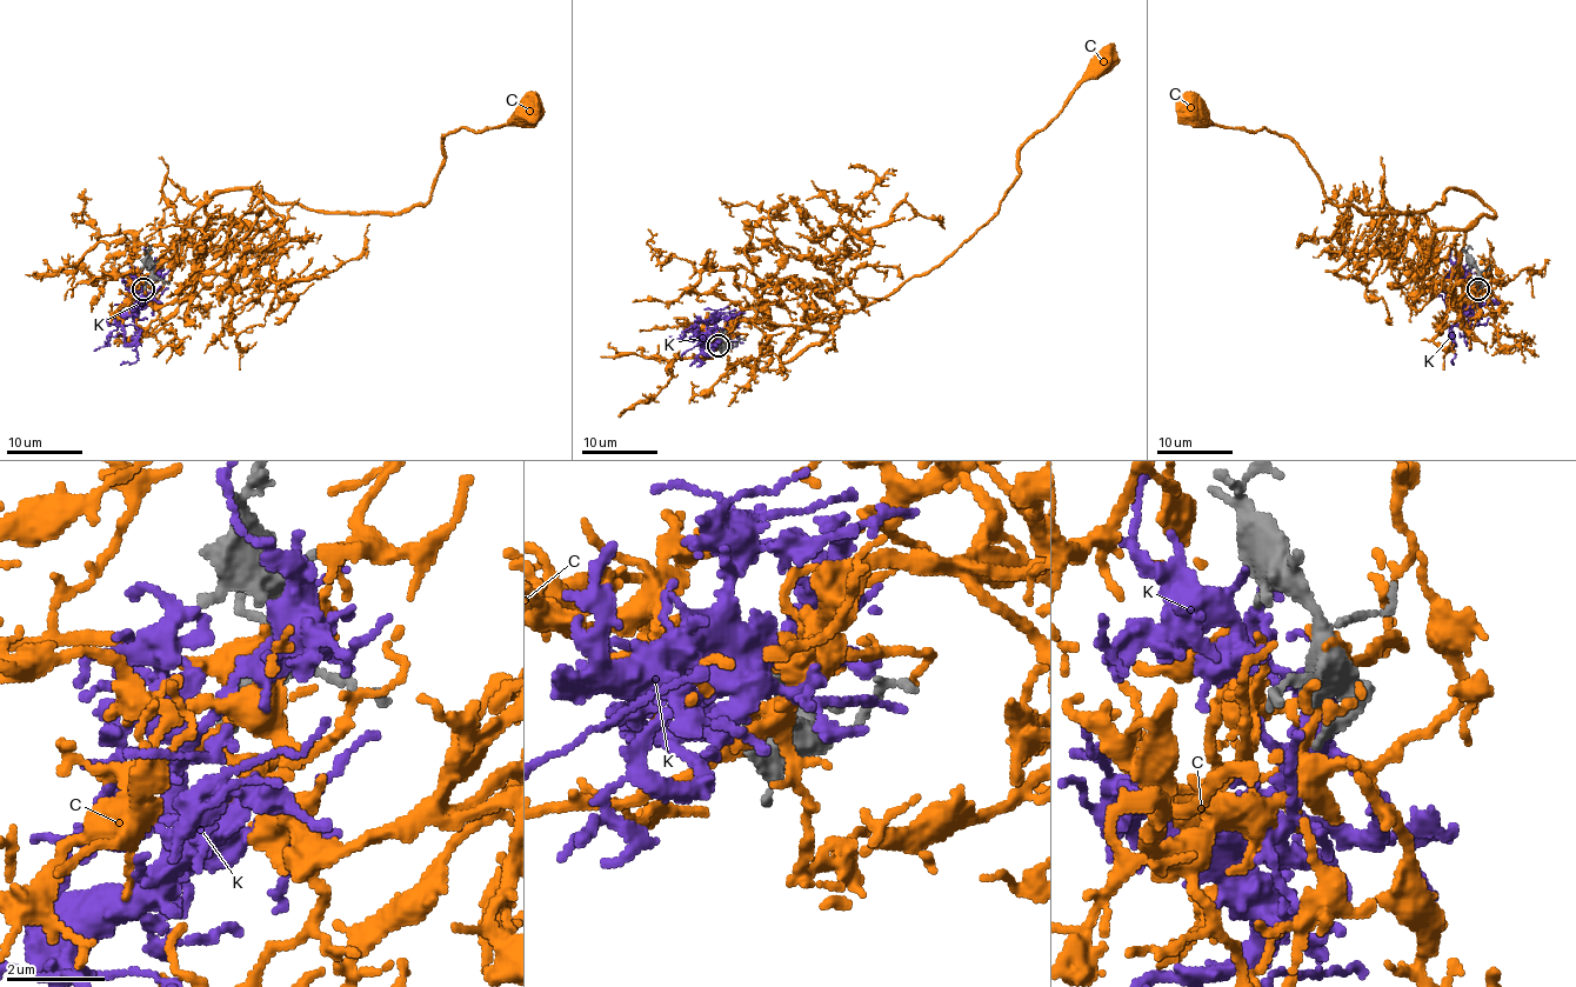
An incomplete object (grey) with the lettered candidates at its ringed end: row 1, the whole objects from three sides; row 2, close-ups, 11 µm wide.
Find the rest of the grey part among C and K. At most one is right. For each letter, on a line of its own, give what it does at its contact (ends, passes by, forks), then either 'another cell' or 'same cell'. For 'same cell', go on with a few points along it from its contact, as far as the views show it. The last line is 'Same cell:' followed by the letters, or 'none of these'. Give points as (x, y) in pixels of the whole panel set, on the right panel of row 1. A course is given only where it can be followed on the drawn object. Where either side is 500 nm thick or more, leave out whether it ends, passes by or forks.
C: it passes by; another cell
K: it passes by; same cell; it runs (1480, 288), (1468, 319), (1449, 329), (1455, 347), (1453, 364)
Same cell: K

